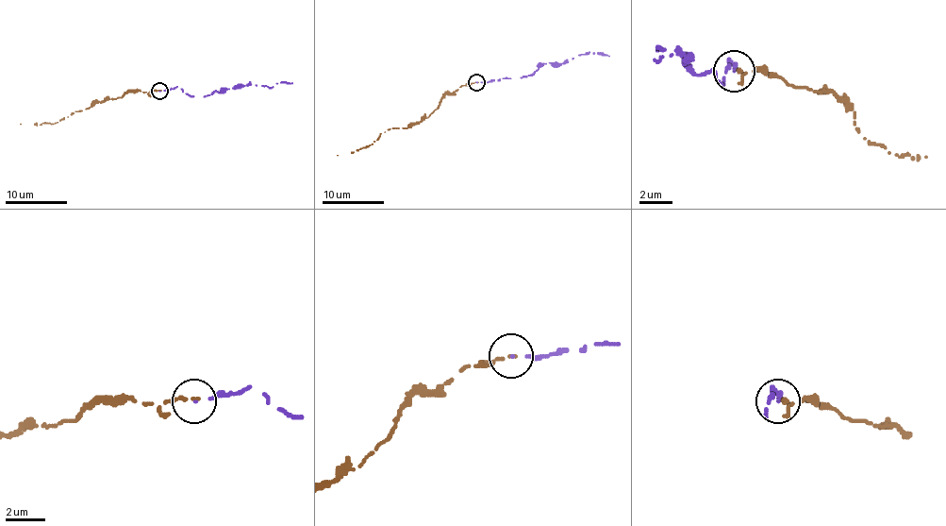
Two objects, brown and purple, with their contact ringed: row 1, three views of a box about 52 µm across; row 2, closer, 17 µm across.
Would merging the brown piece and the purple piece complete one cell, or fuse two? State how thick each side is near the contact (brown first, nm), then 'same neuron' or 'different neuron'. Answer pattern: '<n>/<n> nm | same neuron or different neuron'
180/100 nm | same neuron

